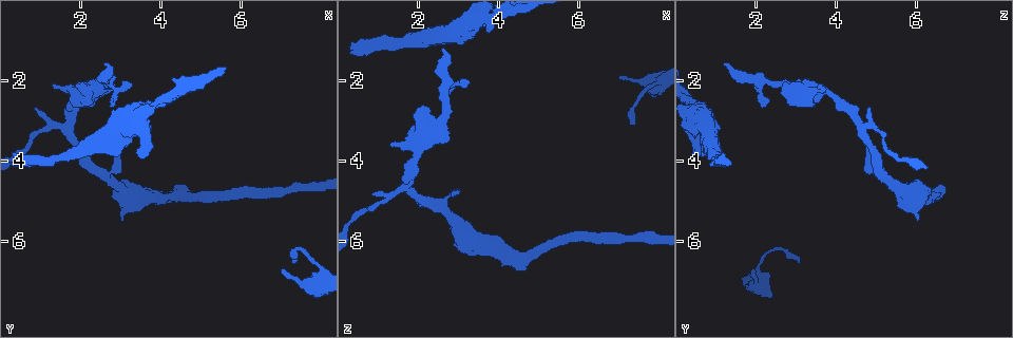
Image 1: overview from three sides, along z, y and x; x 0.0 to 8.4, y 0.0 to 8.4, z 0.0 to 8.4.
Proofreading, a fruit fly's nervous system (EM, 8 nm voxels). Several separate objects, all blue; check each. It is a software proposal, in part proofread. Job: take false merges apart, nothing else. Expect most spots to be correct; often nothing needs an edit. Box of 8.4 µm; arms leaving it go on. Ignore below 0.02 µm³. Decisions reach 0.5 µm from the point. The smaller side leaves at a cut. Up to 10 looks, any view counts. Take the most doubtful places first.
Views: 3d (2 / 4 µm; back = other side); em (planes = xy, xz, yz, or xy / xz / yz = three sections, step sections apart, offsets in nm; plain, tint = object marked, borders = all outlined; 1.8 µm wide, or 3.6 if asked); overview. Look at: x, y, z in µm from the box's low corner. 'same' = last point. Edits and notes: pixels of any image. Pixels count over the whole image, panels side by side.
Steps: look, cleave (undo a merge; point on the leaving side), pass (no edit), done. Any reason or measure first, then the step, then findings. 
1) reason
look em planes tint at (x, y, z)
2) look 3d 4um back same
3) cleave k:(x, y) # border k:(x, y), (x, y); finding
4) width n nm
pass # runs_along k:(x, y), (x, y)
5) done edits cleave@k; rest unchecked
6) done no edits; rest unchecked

four-way junction
look 3d 4um at (3.05, 3.05, 0.75)

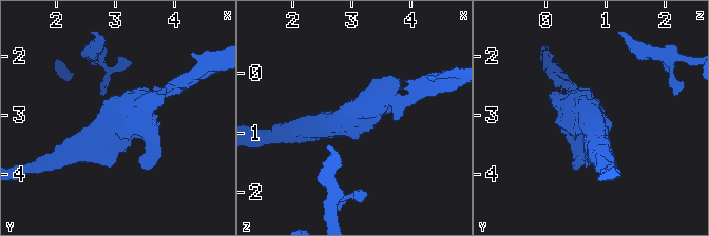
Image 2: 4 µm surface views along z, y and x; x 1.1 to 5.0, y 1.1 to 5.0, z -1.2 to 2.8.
arms 4; now the EM
look em planes tint at (3.05, 3.10, 0.75)

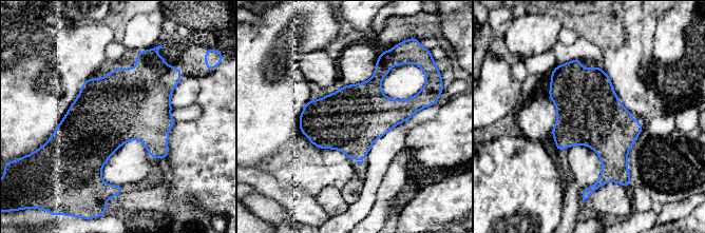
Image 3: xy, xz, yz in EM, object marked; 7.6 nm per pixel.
width 480 nm
pass # all the same neuron

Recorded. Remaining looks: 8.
a fork
look em planes plain at (2.30, 2.20, 3.35)

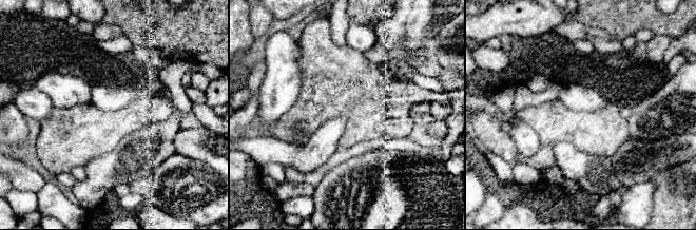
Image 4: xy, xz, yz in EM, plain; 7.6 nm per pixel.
look em planes tint same

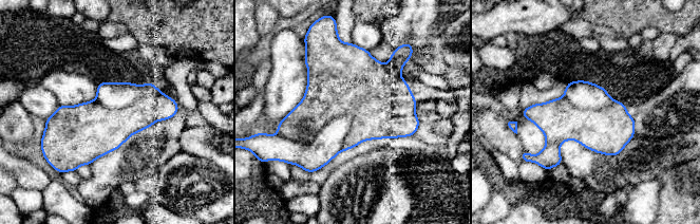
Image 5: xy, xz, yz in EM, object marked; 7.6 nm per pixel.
pass # continuous, no second neuron

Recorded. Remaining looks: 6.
sudden change in width
look 3d 4um at (3.00, 4.80, 5.70)

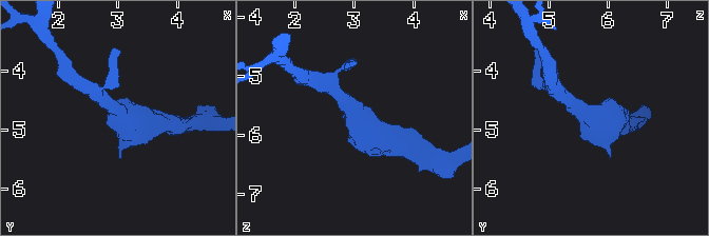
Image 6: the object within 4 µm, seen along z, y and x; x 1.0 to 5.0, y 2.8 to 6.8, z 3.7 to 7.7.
arm_widths 240, 320 nm; now the EM
look em 3.6um planes tint at (3.05, 4.75, 5.65)

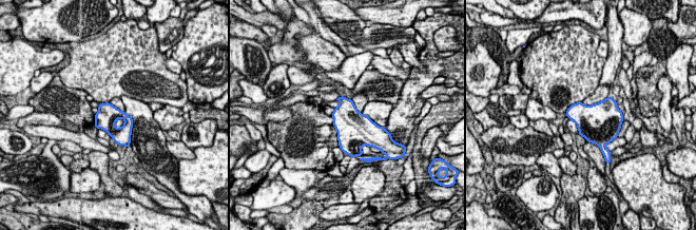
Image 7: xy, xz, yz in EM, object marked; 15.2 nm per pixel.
width 400 nm
pass # continuous, no second neuron

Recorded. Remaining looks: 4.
sharp bend
look 3d 4um at (1.70, 3.20, 4.60)

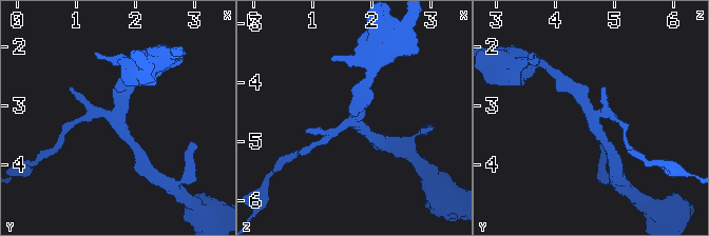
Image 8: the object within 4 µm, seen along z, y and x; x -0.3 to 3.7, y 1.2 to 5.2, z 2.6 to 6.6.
look em planes tint at (1.75, 3.25, 4.60)

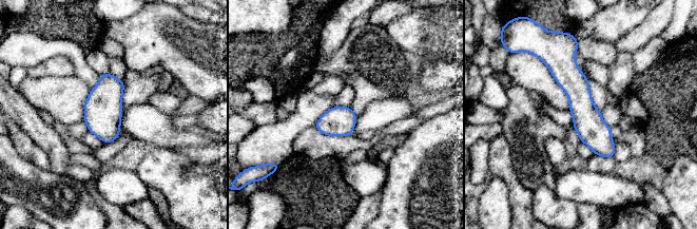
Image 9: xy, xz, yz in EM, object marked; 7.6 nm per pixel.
pass # runs_along 9:(570, 54), (581, 107), (611, 154); continuous, no second neuron

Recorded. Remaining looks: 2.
done no edits; rest unchecked

